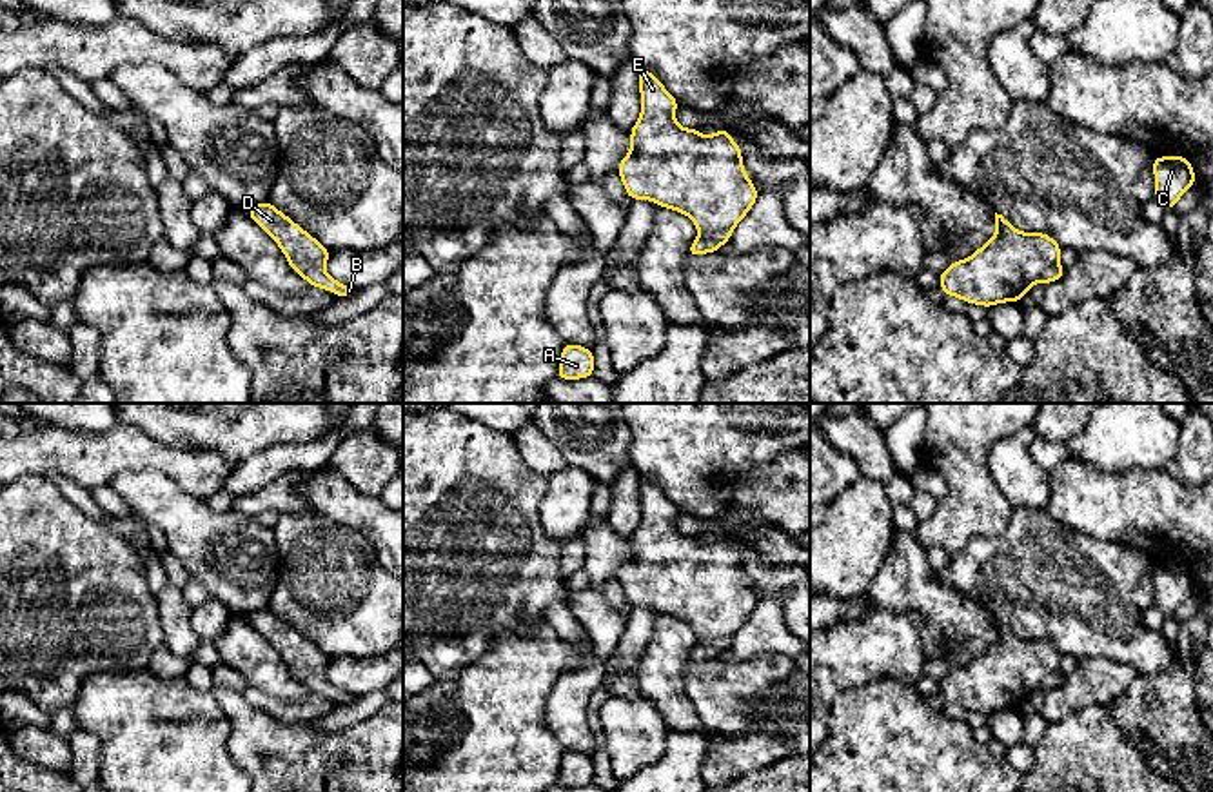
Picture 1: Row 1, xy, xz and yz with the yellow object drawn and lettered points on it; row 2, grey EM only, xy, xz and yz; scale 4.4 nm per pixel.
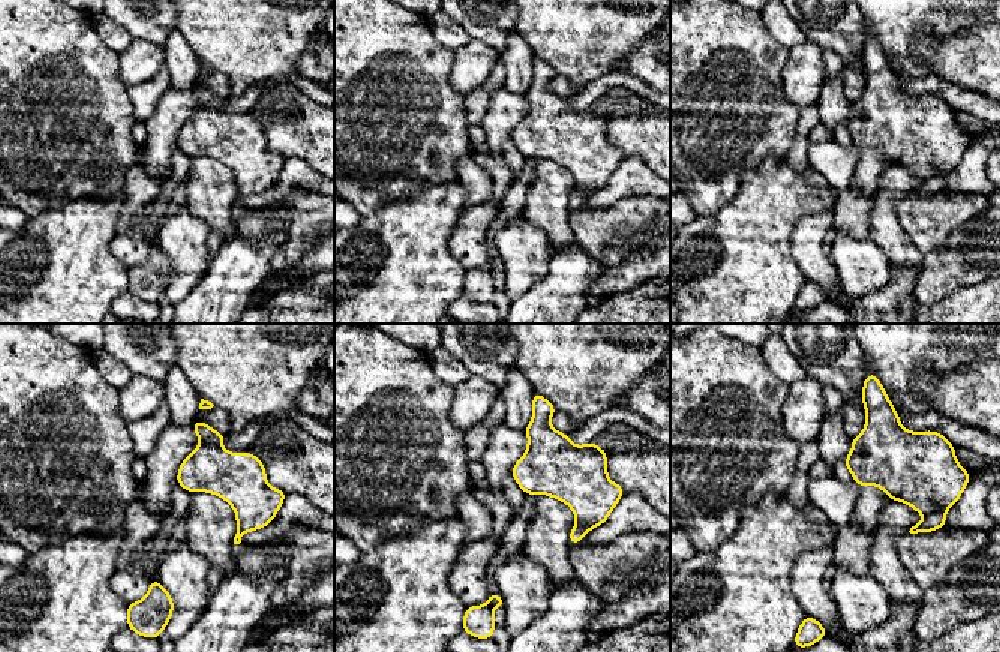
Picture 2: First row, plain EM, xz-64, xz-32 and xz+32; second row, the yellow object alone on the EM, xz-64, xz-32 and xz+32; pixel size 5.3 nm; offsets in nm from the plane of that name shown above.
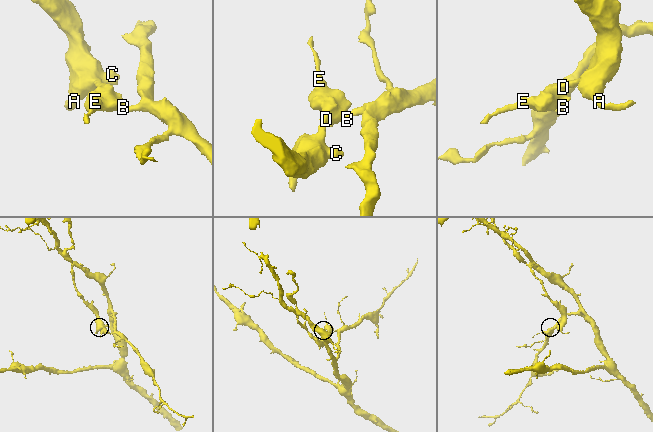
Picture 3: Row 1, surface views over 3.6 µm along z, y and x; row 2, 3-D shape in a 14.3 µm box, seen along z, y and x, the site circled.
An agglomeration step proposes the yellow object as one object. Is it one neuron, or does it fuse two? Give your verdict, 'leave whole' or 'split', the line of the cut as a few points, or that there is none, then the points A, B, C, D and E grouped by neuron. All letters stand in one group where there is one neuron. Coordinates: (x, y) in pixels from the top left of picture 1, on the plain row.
split | xz (730, 636), (701, 643) | A C D E / B

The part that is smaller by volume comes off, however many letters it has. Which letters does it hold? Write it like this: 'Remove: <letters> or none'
Remove: A, C, D, E

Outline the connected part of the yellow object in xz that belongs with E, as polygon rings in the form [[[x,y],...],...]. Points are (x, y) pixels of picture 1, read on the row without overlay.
[[[639,474],[639,498],[641,521],[630,536],[630,558],[617,572],[628,605],[652,607],[686,621],[701,643],[734,638],[759,599],[743,574],[741,554],[730,545],[730,538],[703,543],[699,536],[681,534],[674,525],[679,509],[645,474]]]

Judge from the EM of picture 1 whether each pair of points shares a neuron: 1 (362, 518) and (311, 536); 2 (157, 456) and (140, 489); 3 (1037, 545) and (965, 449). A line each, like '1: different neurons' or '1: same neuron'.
1: different neurons
2: different neurons
3: different neurons

